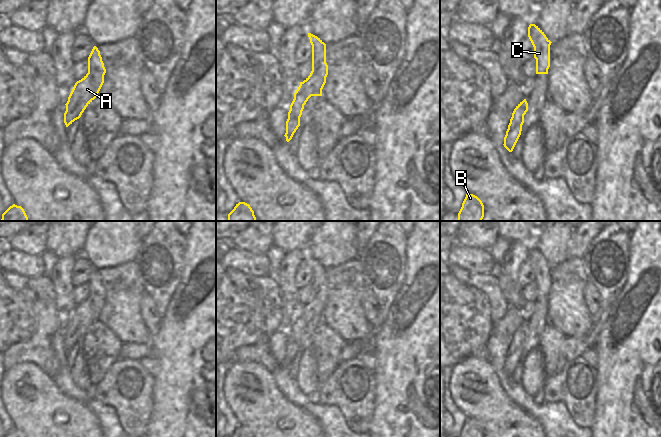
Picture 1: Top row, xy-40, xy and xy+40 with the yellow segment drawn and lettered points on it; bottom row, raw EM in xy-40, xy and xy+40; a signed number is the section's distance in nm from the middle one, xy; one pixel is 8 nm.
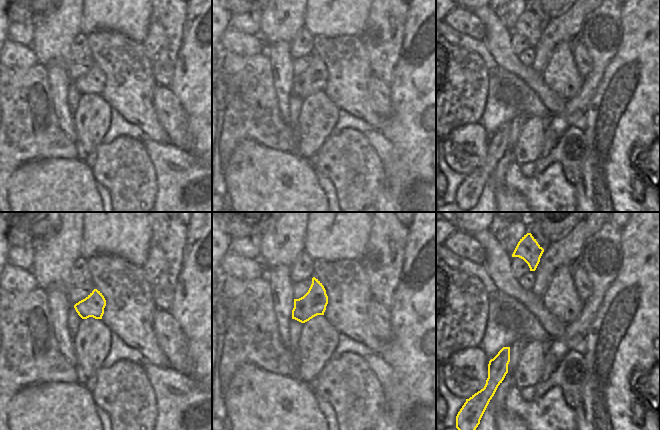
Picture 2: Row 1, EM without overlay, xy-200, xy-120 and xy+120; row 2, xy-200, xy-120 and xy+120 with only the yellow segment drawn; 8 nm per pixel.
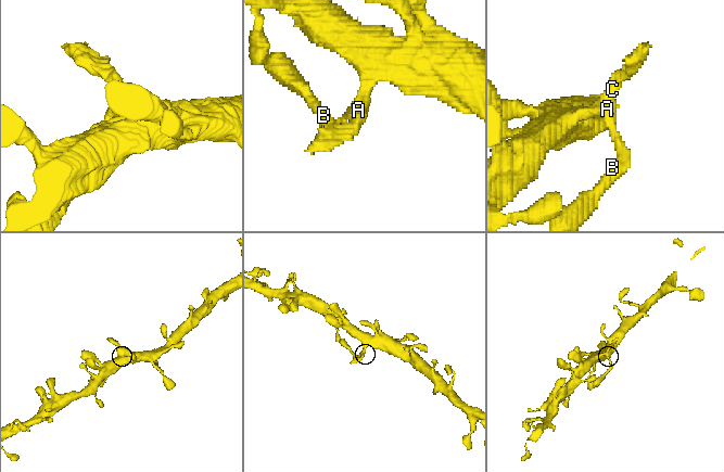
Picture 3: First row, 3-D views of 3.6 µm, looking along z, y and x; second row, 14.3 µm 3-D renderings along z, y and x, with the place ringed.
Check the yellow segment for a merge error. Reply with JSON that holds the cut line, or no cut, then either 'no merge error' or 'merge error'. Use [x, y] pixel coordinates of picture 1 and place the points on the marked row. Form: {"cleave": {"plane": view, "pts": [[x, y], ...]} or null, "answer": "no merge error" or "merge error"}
{"cleave": null, "answer": "no merge error"}

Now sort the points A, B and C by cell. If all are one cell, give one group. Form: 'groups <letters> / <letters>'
groups A B C

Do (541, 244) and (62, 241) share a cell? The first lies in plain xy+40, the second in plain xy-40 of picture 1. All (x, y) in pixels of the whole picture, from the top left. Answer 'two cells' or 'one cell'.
two cells

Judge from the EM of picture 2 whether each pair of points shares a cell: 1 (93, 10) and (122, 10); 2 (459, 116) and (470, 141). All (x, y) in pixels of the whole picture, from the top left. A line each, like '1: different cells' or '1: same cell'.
1: same cell
2: different cells

